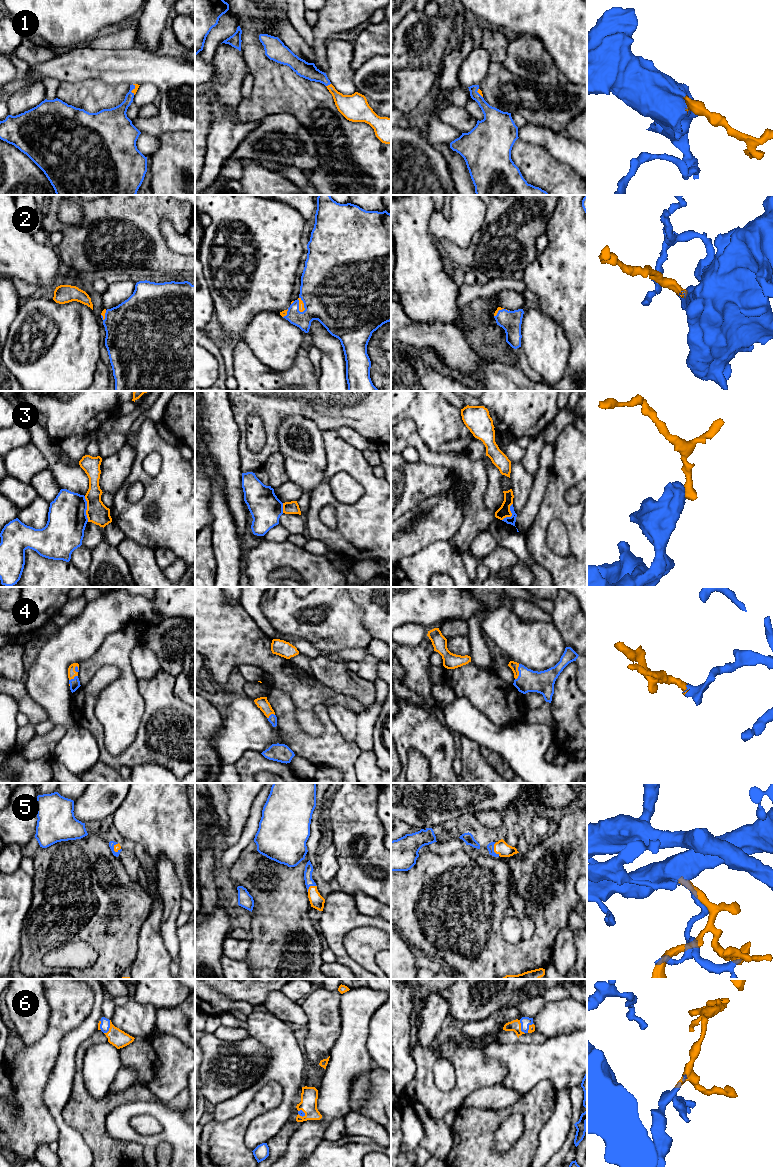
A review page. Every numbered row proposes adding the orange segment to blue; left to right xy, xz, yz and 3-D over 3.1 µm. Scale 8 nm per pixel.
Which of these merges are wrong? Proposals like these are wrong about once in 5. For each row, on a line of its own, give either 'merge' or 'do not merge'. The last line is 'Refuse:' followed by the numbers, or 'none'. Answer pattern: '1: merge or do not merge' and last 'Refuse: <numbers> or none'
1: merge
2: merge
3: do not merge
4: merge
5: merge
6: merge
Refuse: 3

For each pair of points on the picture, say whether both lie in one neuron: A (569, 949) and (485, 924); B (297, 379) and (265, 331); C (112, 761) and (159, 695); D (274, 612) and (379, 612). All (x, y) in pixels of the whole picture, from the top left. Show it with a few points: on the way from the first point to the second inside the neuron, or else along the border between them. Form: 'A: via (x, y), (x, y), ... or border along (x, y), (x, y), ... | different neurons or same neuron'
A: border along (566, 925), (556, 936), (552, 956) | different neurons
B: border along (303, 347), (286, 369), (273, 370), (266, 365) | different neurons
C: via (131, 754), (159, 724), (159, 714) | same neuron
D: border along (350, 597), (362, 610), (362, 625), (369, 635) | different neurons

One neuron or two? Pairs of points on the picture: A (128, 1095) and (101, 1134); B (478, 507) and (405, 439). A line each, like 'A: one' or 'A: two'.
A: one
B: one

